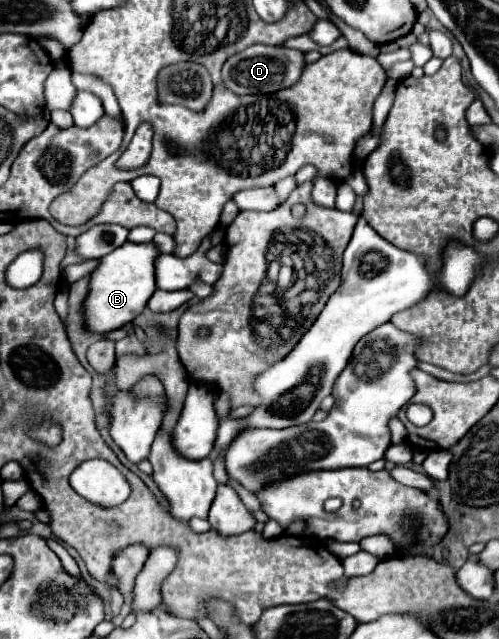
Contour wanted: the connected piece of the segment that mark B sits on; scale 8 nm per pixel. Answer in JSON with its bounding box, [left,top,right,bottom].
[83,243,159,333]

